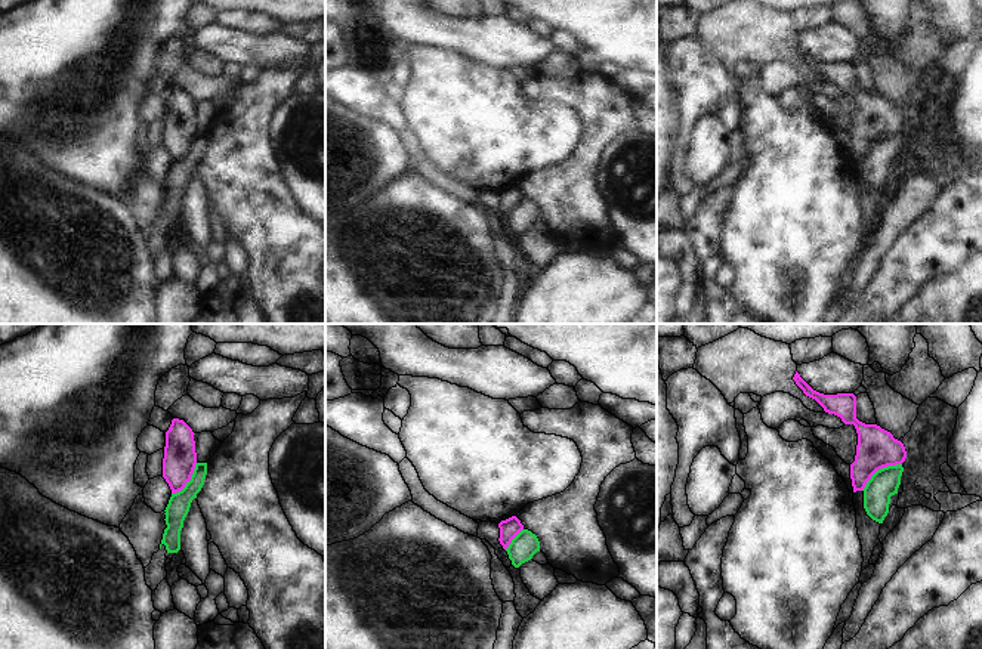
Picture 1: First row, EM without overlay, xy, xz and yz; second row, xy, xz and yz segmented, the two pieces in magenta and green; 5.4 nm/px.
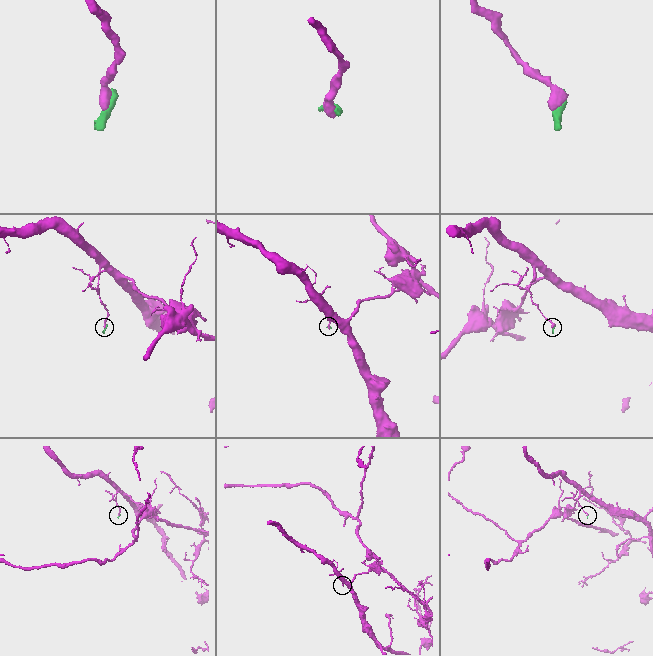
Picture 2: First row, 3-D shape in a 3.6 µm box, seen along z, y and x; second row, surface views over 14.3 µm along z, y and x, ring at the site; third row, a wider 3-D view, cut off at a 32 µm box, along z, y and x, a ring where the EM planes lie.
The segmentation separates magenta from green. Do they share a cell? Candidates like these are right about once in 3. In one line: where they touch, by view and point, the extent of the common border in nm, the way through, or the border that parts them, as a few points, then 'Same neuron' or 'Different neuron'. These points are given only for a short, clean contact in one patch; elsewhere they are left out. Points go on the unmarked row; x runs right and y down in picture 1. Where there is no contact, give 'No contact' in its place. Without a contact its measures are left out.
Touches magenta at yz (879, 138). Shared border 260 nm. Boundary: yz (901, 132), (880, 136), (861, 158). Different neuron

